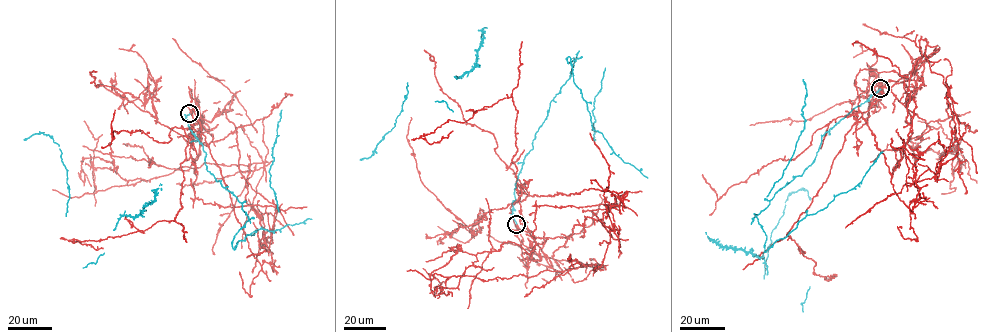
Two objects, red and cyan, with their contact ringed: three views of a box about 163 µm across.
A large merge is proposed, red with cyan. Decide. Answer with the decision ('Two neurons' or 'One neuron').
Two neurons

